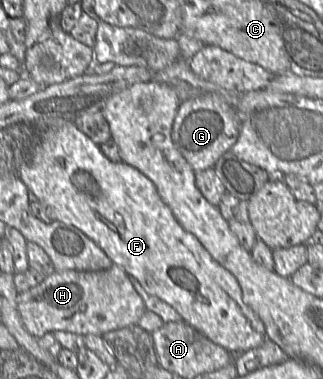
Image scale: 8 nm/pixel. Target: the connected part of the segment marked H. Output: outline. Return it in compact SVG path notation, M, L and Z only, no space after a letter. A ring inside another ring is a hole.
M115 264L101 271L54 271L35 287L17 294L17 306L25 329L35 338L56 331L102 336L136 325L146 310L129 275Z

